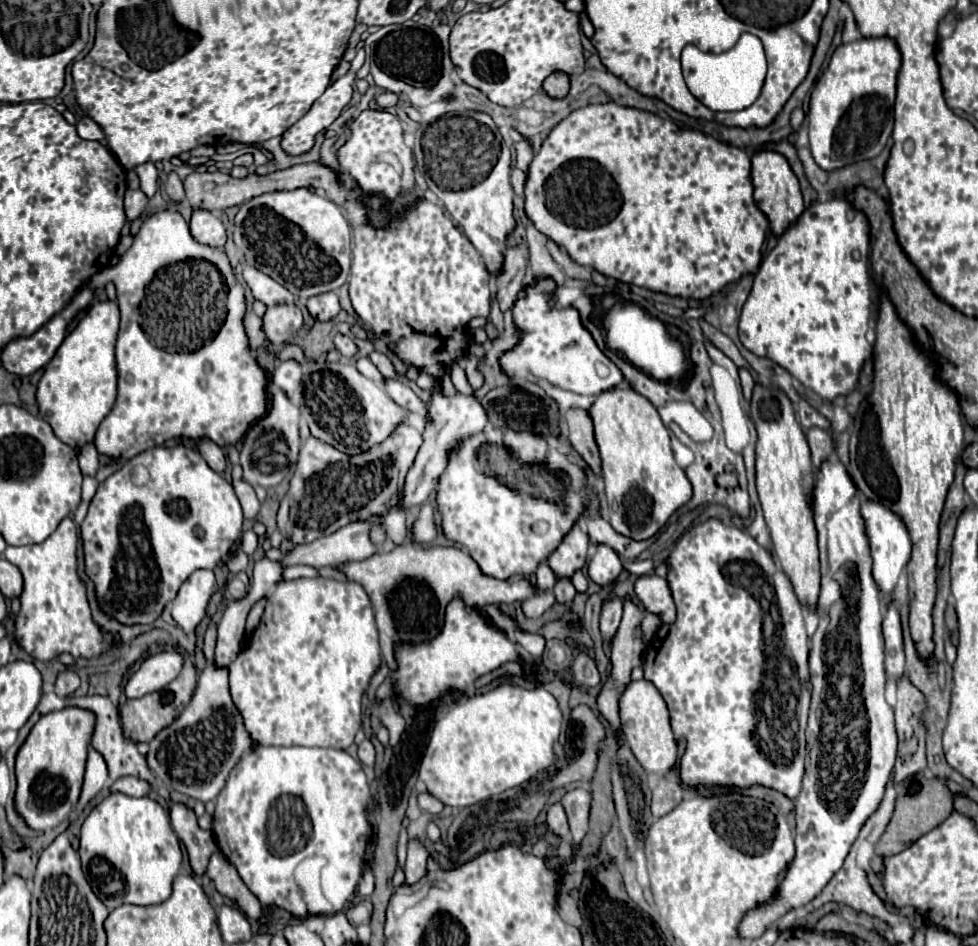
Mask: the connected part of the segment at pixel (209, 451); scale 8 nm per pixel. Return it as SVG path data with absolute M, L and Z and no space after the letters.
M199 440L197 446L199 446L199 452L201 452L201 456L205 458L205 462L207 462L217 474L225 474L225 470L227 470L227 458L225 458L223 448L219 448L217 444L213 444L213 442L209 442L209 440Z

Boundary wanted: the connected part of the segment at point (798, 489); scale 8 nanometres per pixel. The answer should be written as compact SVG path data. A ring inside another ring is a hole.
M755 384L751 398L751 420L757 428L757 492L765 512L765 522L771 530L773 552L789 576L799 602L815 612L819 600L819 552L813 514L809 508L809 496L813 490L809 446L801 426L795 420L791 400L781 390L769 390Z

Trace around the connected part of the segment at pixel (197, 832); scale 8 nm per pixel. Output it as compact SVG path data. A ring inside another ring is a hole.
M179 802L169 804L169 820L173 824L175 834L185 844L191 868L197 876L201 876L207 870L207 862L211 854L217 850L217 842L213 832L201 830L197 824L195 812Z

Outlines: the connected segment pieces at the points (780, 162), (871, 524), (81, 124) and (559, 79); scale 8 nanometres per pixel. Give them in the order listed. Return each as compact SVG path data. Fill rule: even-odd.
M761 150L751 158L751 162L753 162L751 164L751 178L753 178L753 186L755 186L755 204L767 216L773 236L781 236L791 224L795 224L795 220L805 210L799 182L795 178L795 174L791 172L787 160L779 152Z
M867 500L861 506L861 516L865 520L865 534L869 538L869 550L871 550L871 558L873 558L873 580L879 586L879 590L883 594L883 606L887 608L895 600L893 592L895 592L897 580L911 558L911 540L909 540L907 528L901 522L901 518L897 514L893 514L889 508L885 508L883 504Z
M81 118L77 122L77 132L83 140L95 140L95 142L103 142L103 132L101 128L91 120L91 118Z
M555 72L543 82L543 90L551 98L565 98L570 88L571 82L569 82L569 76L565 72Z

